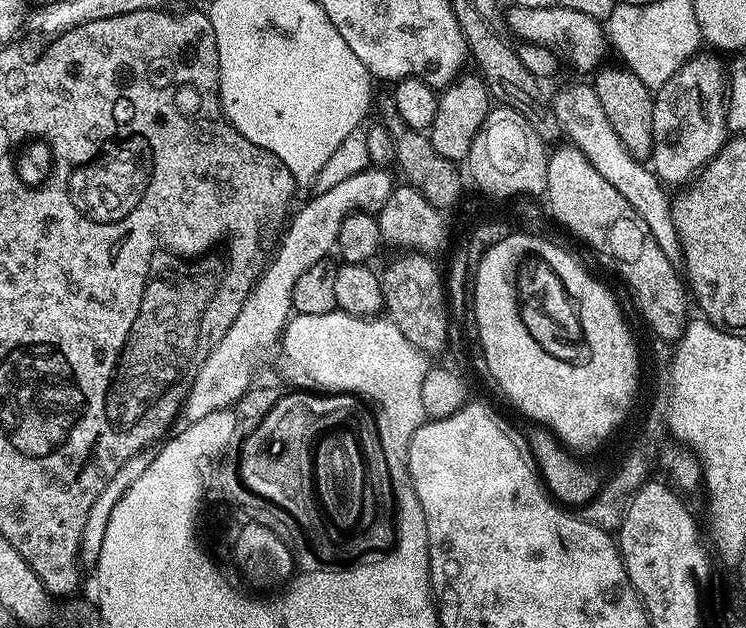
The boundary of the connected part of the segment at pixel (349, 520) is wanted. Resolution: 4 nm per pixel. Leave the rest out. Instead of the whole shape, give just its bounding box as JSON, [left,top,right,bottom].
[314,430,366,529]

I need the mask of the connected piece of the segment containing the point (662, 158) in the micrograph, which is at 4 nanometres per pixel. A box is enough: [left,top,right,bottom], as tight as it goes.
[650,54,730,185]

